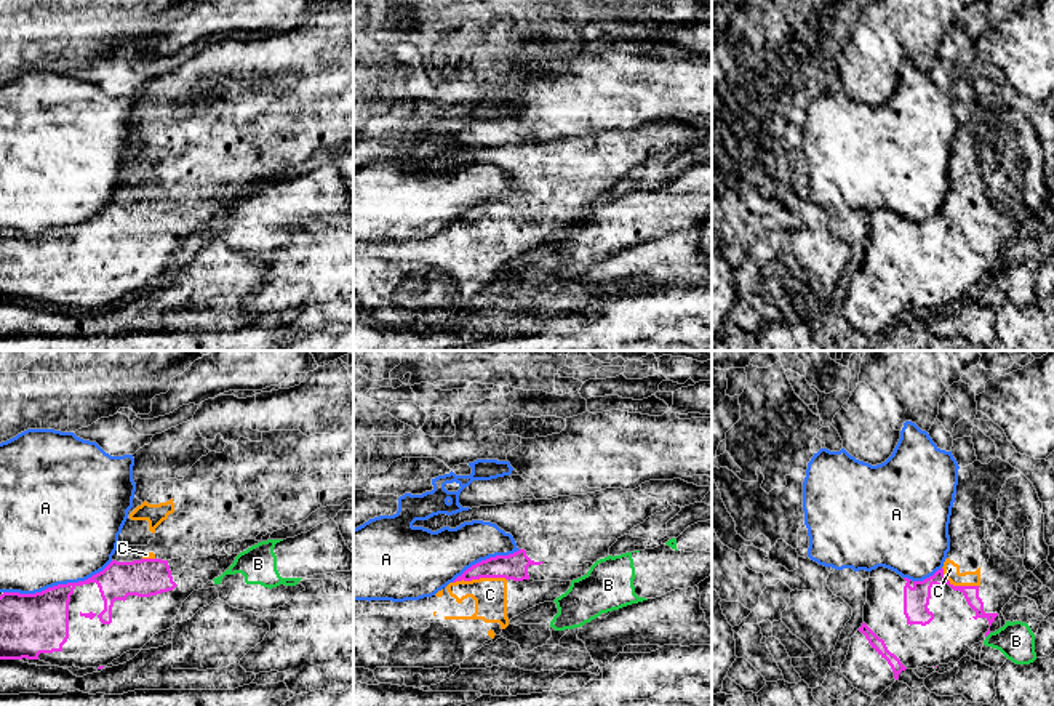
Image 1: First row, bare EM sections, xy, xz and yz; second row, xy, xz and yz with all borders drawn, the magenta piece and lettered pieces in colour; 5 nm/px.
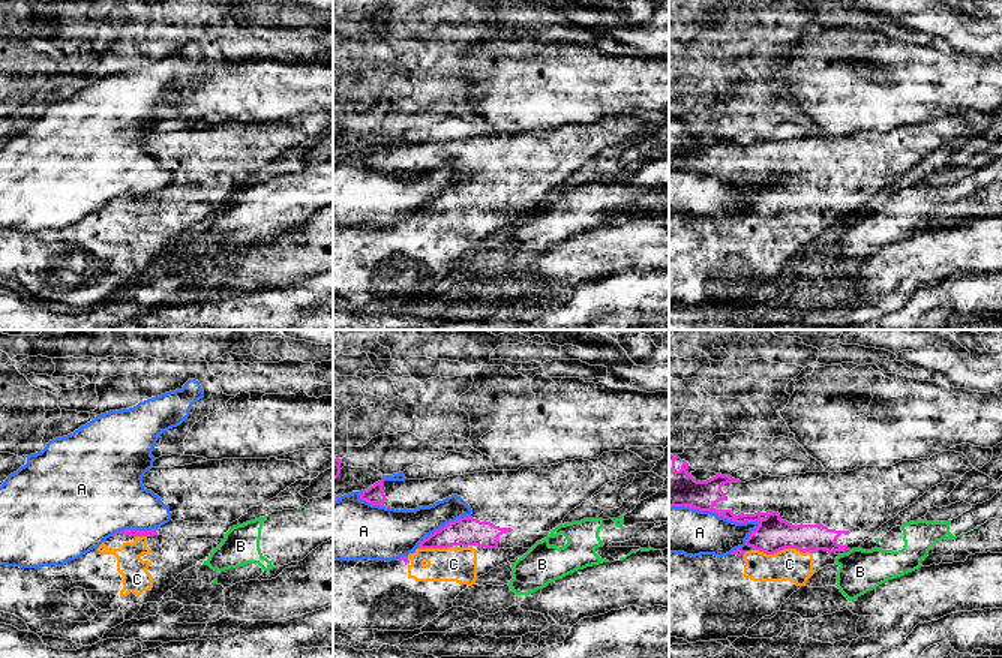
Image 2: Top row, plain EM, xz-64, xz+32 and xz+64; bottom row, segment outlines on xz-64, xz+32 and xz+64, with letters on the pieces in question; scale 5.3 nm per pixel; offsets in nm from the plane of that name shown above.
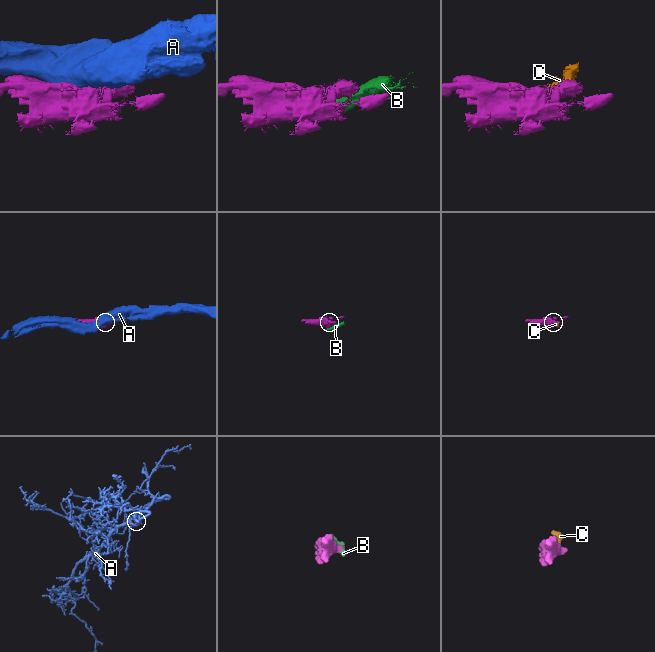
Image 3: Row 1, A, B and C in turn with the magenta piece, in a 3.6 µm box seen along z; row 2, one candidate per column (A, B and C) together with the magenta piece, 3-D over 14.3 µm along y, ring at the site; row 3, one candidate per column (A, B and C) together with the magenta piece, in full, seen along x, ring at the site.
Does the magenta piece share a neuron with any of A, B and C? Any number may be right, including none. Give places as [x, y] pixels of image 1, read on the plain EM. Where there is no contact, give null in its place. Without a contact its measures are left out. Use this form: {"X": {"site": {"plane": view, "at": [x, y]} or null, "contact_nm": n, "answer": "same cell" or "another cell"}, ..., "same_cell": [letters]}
{"A": {"site": {"plane": "xy", "at": [58, 226]}, "contact_nm": 600, "answer": "another cell"}, "B": {"site": {"plane": "yz", "at": [987, 276]}, "contact_nm": 40, "answer": "another cell"}, "C": {"site": {"plane": "xz", "at": [479, 220]}, "contact_nm": 280, "answer": "same cell"}, "same_cell": ["C"]}

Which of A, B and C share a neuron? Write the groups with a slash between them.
A / B / C

